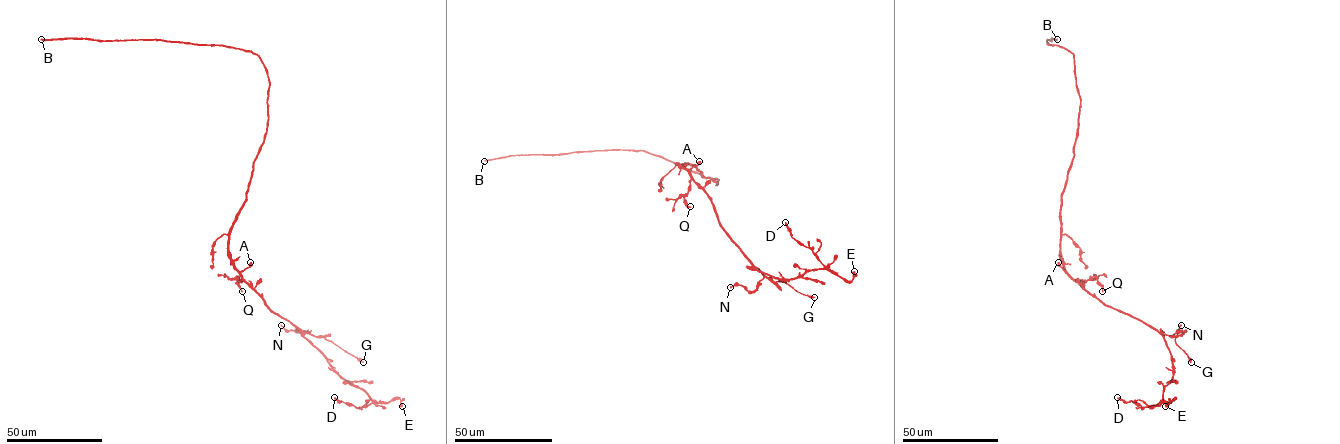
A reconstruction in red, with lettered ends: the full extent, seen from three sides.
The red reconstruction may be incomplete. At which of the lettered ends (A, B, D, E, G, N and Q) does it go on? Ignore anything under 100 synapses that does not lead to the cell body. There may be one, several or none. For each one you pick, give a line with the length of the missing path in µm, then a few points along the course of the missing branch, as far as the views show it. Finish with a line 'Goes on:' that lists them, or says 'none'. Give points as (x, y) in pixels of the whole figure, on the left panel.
B: Missing length about 250 µm
Goes on: B

